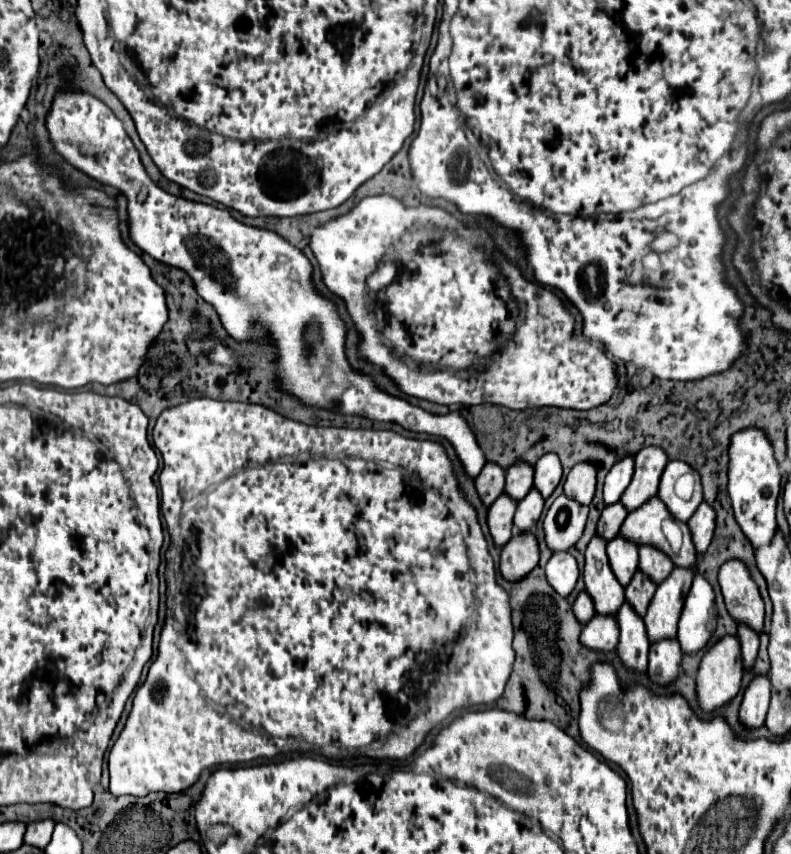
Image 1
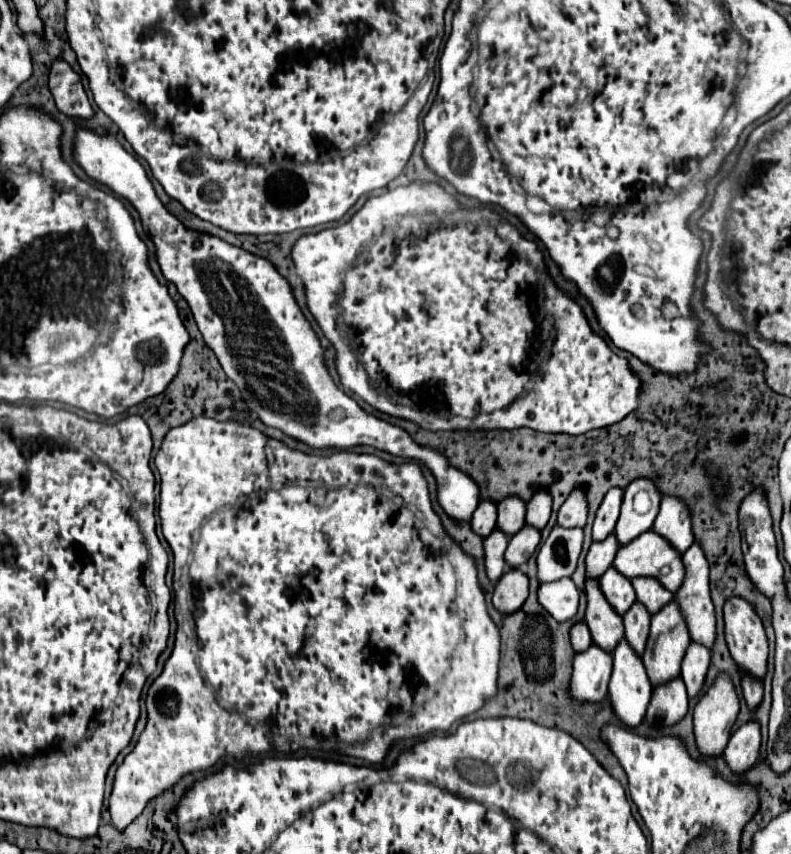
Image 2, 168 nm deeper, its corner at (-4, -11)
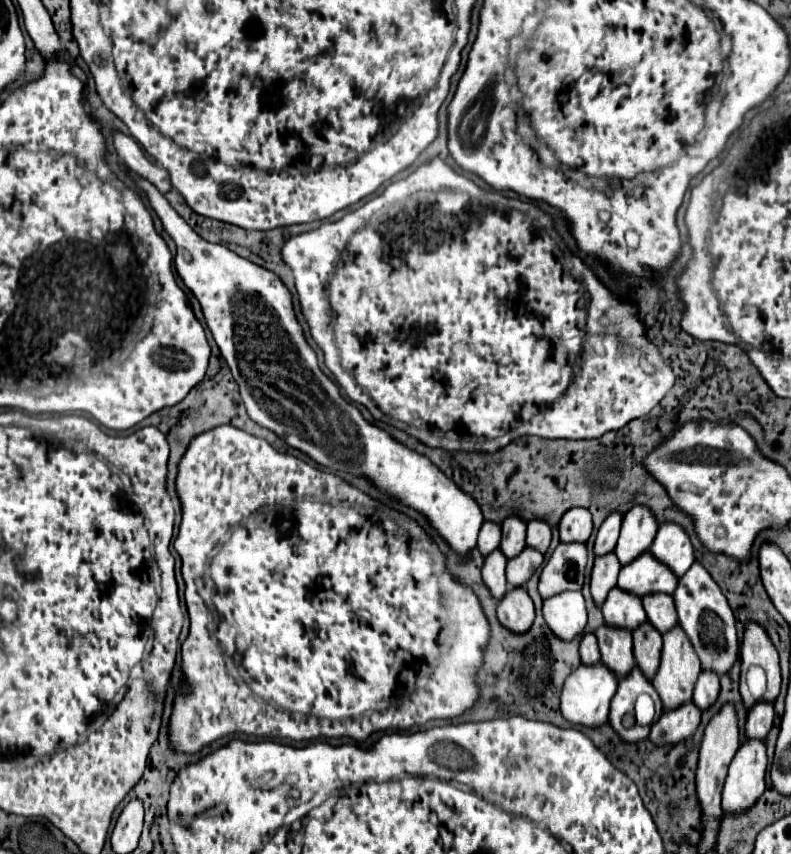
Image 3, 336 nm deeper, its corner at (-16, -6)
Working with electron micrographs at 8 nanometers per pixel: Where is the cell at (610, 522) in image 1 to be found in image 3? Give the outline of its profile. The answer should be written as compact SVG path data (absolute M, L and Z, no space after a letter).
M604 554L604 558L594 560L592 580L590 580L590 592L598 606L606 600L606 594L612 586L616 586L616 578L620 572L620 562L616 562L616 554Z

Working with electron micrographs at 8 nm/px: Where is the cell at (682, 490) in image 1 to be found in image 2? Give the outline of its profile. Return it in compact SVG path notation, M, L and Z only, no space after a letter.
M672 497L662 499L652 531L662 535L678 553L684 553L694 543L690 515L684 511L684 503L676 503Z

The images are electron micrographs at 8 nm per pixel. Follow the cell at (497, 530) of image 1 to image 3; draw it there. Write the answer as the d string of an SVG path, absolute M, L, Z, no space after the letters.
M496 548L492 554L488 554L484 568L482 568L482 578L484 578L486 586L490 588L492 596L498 600L508 590L508 582L506 582L506 574L504 574L506 564L508 564L508 558L504 558L504 554L500 554L500 548Z

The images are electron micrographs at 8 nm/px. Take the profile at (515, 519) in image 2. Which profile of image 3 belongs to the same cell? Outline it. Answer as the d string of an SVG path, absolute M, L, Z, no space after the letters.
M508 516L502 522L502 542L500 550L506 558L514 558L526 546L526 520L520 516Z

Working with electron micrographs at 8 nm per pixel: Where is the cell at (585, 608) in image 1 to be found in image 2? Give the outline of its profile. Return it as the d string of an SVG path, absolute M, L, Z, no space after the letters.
M584 621L572 625L572 629L570 629L570 643L572 643L572 649L576 653L586 651L592 645L592 639L588 635L588 625Z

